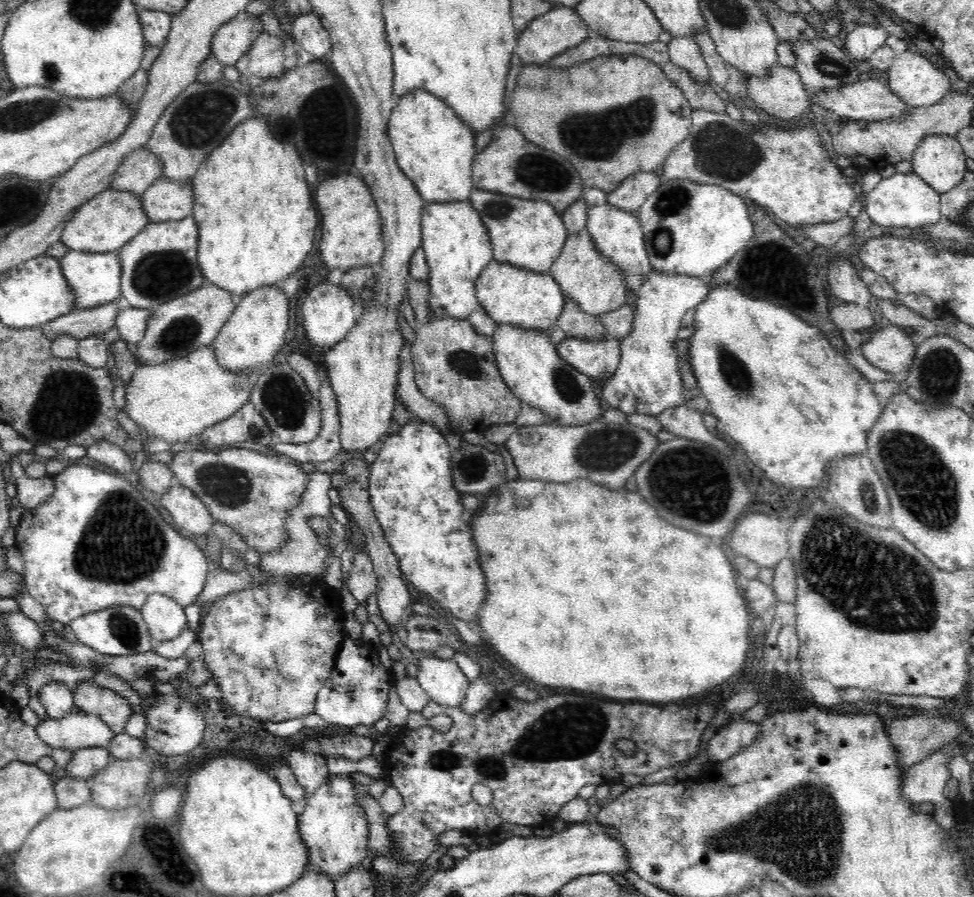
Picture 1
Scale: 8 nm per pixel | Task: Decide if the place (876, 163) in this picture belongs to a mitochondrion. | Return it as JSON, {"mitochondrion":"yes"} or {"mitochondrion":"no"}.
{"mitochondrion":"no"}

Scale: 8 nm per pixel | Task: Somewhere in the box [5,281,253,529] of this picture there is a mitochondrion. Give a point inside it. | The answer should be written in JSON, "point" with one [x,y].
{"point":[65,375]}

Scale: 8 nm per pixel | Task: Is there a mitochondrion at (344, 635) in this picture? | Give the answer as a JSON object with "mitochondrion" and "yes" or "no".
{"mitochondrion":"no"}

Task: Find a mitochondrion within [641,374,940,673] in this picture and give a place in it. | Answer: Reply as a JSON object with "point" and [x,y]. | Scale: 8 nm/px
{"point":[681,479]}

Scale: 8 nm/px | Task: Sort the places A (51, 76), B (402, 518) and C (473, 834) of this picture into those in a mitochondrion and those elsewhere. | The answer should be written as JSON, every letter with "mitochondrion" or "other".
{"A":"mitochondrion","B":"other","C":"other"}

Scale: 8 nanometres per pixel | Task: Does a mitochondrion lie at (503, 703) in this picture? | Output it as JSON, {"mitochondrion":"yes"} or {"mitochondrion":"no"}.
{"mitochondrion":"no"}

